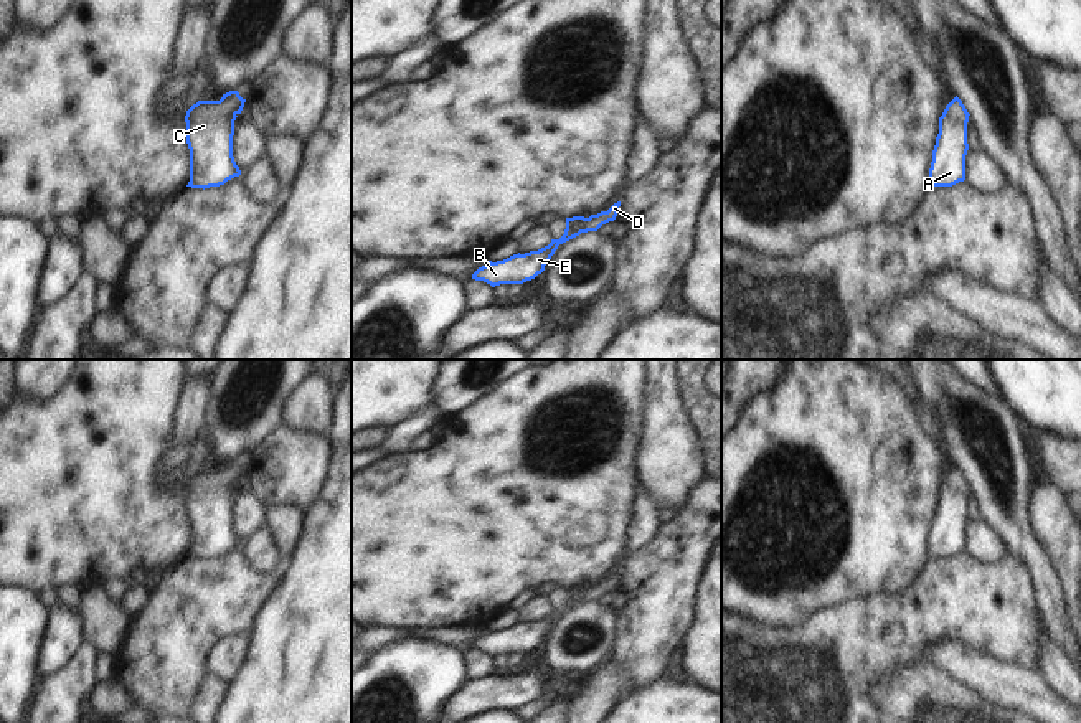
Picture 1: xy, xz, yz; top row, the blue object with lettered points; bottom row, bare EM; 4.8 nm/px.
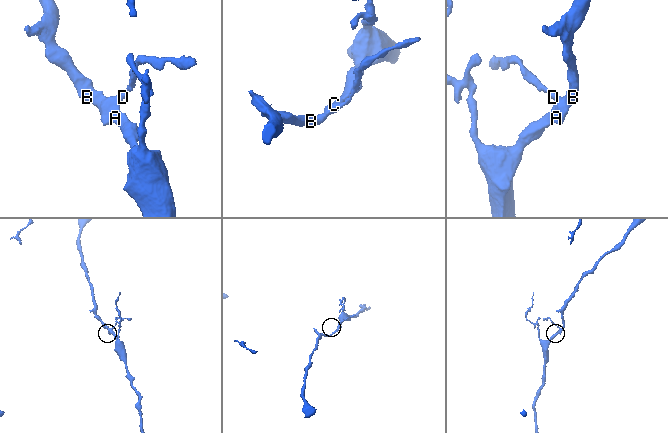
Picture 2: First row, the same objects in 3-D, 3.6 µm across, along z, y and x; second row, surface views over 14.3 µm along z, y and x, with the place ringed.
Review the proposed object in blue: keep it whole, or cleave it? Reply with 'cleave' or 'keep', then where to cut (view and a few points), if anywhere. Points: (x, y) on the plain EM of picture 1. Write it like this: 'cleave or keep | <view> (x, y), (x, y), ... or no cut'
keep | no cut

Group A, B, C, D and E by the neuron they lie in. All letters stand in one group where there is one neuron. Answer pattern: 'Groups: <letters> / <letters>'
Groups: A B C D E

